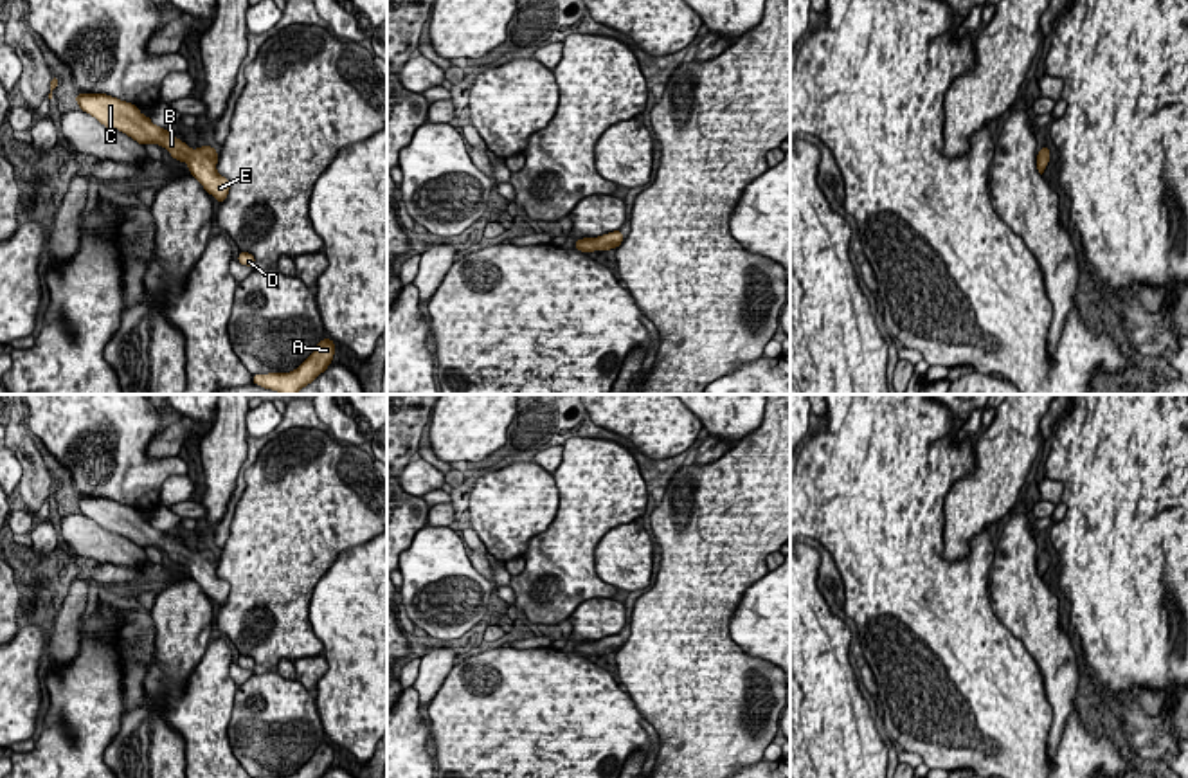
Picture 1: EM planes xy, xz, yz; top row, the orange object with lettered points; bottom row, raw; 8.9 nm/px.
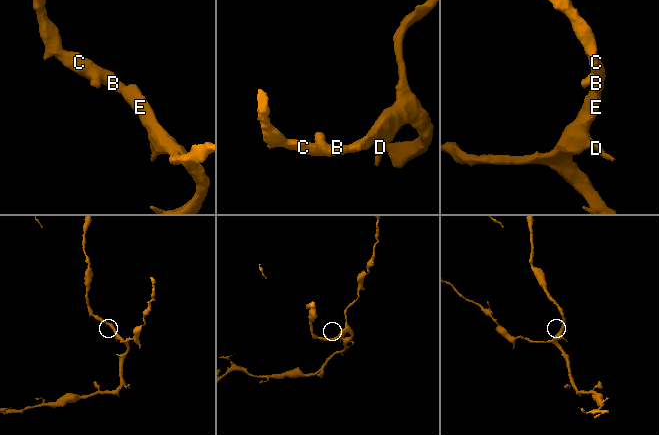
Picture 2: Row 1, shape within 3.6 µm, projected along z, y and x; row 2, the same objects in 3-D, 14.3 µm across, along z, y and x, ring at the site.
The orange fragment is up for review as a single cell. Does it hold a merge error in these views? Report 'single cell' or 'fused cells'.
single cell

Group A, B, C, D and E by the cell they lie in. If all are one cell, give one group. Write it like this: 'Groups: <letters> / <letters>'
Groups: A B C D E

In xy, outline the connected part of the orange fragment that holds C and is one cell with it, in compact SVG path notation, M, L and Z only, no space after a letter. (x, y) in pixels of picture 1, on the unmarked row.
M79 497L74 502L83 515L95 520L106 531L119 533L142 549L160 547L173 562L185 565L191 578L220 607L227 602L230 585L216 574L218 556L214 551L200 549L193 555L189 547L153 528L135 508L117 501L106 497Z

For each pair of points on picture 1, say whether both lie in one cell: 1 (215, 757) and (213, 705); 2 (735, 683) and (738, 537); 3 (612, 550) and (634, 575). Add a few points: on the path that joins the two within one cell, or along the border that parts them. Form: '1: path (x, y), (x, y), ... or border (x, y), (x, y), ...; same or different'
1: path (213, 744), (213, 717); same
2: path (715, 647), (715, 573); same
3: path (618, 555), (632, 569); same

